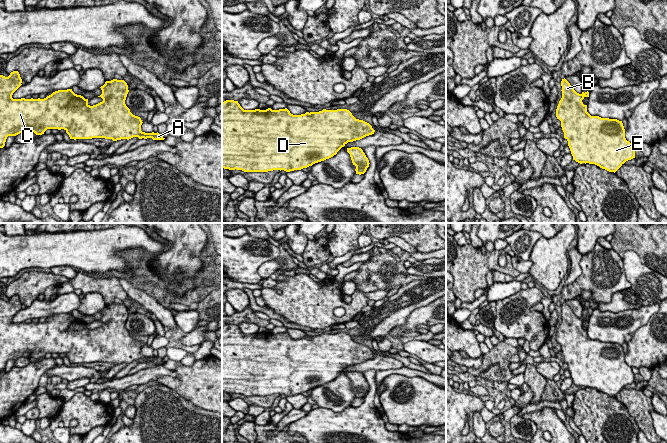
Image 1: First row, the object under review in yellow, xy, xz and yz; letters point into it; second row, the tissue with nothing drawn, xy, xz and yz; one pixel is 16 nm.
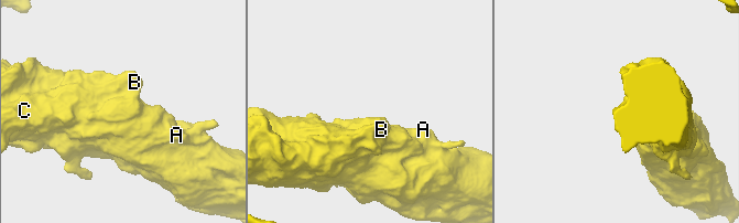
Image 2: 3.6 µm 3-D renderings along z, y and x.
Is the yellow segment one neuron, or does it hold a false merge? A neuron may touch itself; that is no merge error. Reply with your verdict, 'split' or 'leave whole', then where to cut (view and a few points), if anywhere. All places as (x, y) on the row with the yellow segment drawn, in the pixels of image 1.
leave whole | no cut

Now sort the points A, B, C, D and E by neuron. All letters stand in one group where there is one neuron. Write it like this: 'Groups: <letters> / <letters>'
Groups: A B C D E

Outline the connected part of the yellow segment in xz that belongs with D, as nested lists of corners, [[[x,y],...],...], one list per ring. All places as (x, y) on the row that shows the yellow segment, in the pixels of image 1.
[[[226,100],[222,103],[222,168],[244,172],[301,170],[333,157],[348,142],[360,140],[374,132],[369,123],[356,119],[347,109],[323,109],[319,112],[293,115],[287,108],[244,110],[238,101]]]

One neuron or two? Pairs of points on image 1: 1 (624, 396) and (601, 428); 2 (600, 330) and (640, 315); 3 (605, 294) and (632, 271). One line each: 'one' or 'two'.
1: two
2: one
3: two

